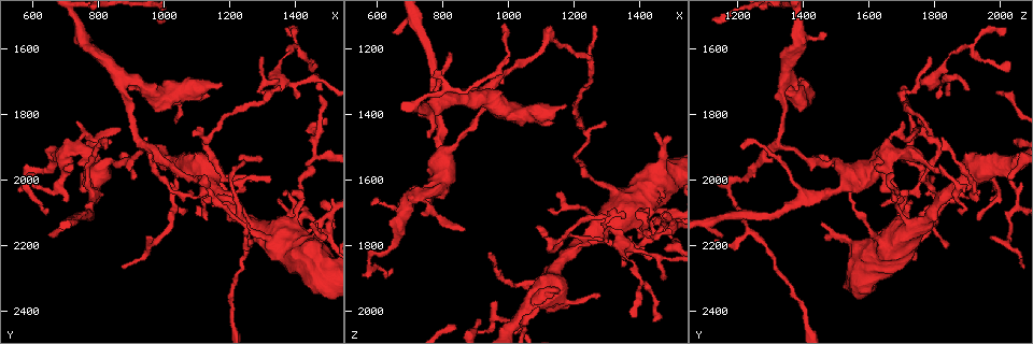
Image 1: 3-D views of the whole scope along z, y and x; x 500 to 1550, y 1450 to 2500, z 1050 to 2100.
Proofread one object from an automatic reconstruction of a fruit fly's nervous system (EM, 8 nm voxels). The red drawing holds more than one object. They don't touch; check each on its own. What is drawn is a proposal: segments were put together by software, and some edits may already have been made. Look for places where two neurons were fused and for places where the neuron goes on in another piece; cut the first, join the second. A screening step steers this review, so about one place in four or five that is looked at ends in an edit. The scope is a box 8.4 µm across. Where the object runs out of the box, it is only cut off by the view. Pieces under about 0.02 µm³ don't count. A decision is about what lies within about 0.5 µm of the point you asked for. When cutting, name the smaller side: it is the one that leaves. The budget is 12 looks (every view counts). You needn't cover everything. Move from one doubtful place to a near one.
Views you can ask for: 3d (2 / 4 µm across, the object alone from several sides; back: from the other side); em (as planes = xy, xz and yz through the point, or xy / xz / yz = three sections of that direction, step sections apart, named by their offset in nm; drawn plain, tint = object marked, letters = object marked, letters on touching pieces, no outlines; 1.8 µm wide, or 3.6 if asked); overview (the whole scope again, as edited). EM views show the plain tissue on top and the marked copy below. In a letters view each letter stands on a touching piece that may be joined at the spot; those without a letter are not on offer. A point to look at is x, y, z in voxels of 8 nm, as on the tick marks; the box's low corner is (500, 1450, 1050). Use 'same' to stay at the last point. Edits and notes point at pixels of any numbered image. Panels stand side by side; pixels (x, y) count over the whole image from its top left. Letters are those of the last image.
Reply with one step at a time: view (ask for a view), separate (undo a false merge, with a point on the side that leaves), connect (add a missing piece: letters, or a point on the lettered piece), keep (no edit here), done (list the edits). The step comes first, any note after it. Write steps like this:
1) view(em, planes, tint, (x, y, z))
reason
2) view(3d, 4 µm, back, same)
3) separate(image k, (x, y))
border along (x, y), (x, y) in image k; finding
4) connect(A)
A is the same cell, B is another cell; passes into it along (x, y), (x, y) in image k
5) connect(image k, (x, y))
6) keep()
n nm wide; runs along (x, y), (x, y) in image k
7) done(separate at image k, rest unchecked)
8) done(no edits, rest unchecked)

view(3d, 2 µm, (1285, 1765, 1715))
sharp bend

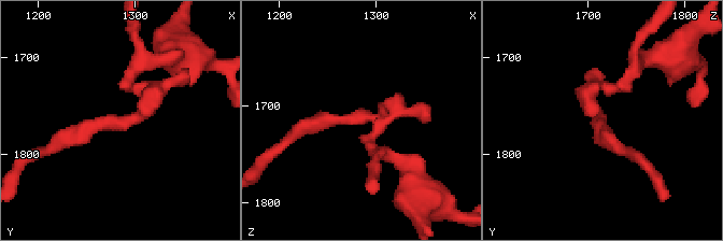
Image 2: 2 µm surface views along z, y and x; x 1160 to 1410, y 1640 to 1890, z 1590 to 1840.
view(em, xz, step 8, letters, (1290, 1764, 1716))
need the tissue

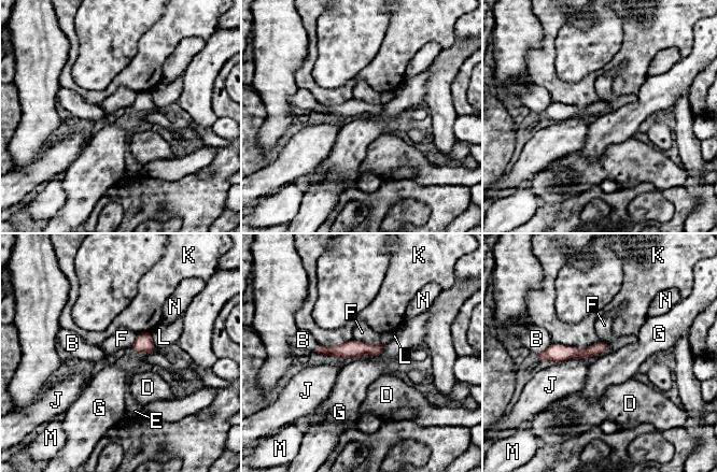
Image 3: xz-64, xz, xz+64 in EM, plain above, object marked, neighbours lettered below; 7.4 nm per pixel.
keep()
B, D, E, F, G, J, K, L, M and N are other cells; runs along (604, 345), (584, 353), (539, 355) in image 3; all the same neuron

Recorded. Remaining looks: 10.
view(em, xz, step 8, letters, (1085, 1855, 1745))
free end

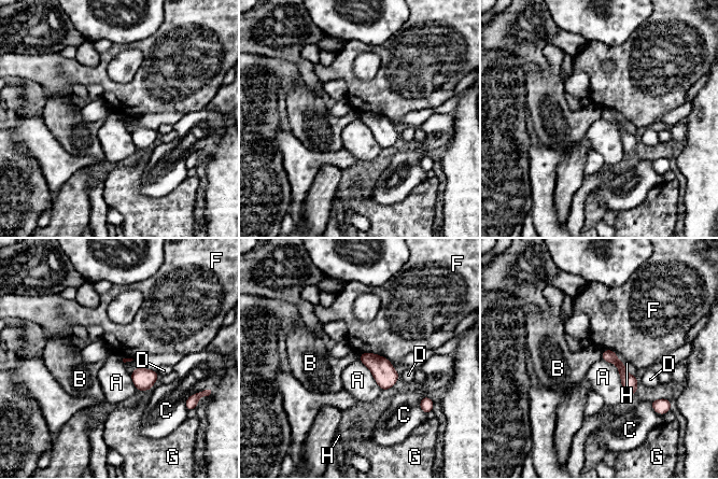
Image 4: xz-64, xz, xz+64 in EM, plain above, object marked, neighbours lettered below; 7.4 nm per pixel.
keep()
A, B, C, D, F, G and H are other cells; no lettered piece goes on from it

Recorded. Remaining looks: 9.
view(3d, 2 µm, (1125, 2065, 1695))
an open end

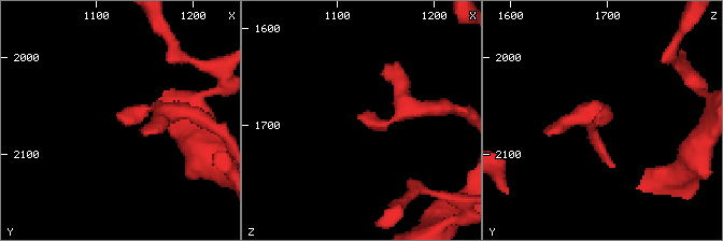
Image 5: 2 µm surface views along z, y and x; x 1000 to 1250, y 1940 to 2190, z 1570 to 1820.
view(em, planes, letters, (1120, 2058, 1688))
need the tissue

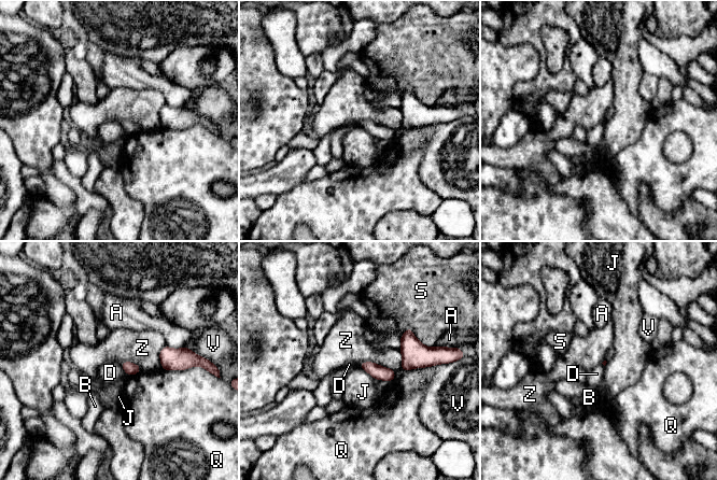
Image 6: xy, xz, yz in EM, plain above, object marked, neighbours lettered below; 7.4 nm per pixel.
keep()
A, B, D, J, Q, S, V and Z are other cells; border along (359, 364), (374, 362), (395, 371) in image 6; none of them fits

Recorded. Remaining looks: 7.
view(3d, 2 µm, (1045, 1965, 2010))
calibre changes

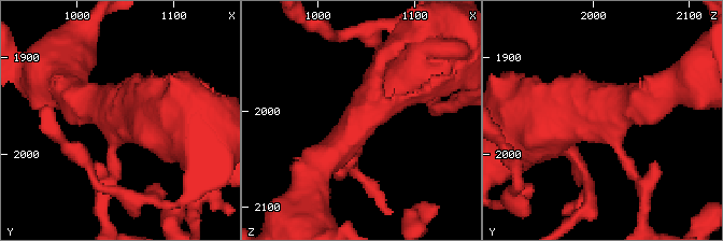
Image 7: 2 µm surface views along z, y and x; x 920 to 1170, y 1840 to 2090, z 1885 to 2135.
view(em, yz, step 8, letters, (1044, 1962, 2006))
3 arms

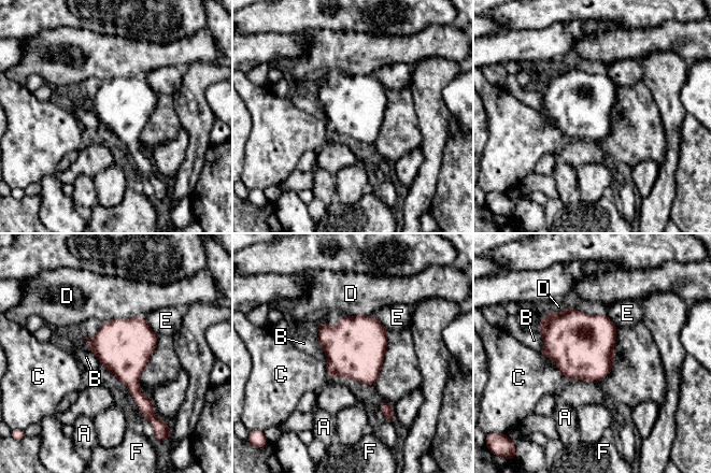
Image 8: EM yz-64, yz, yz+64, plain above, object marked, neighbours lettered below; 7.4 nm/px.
keep()
D touches over 300 nm; A, B, C, D, E and F are other cells; continuous, no second neuron

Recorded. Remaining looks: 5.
view(em, yz, step 4, tint, (870, 1700, 1340))
branch point

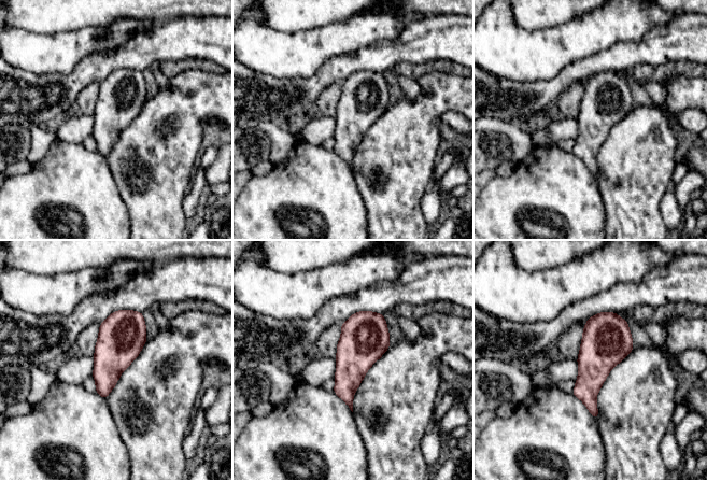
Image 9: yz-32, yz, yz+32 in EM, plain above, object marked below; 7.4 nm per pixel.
view(em, planes, tint, same)

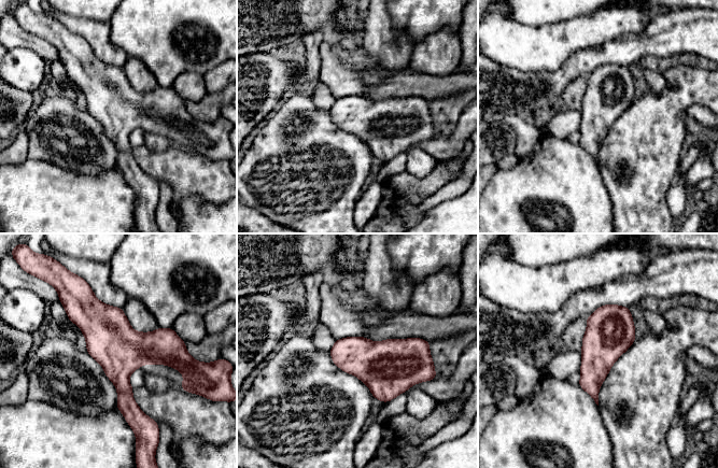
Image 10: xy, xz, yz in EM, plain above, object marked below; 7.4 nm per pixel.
view(em, planes, letters, same)
see the neighbours

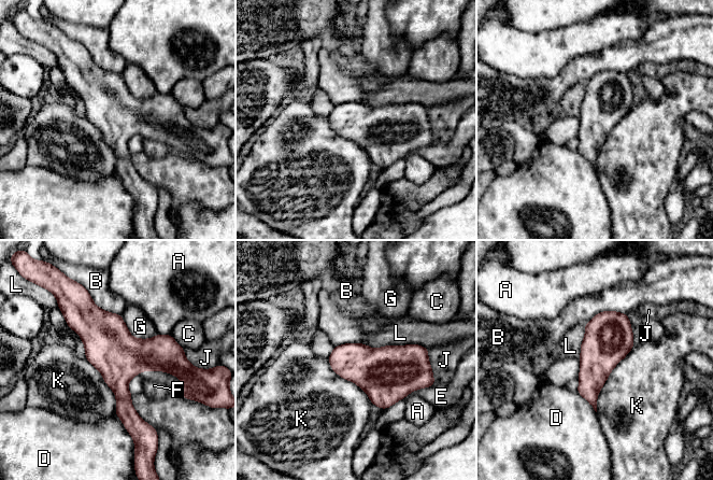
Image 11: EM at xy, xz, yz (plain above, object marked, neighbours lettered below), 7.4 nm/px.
keep()
340 nm wide; A, B, C, D, E, F, G, J, K and L are other cells; border along (635, 344), (609, 375), (596, 411) in image 11; all the same neuron

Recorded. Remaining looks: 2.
done(no edits, rest unchecked)

